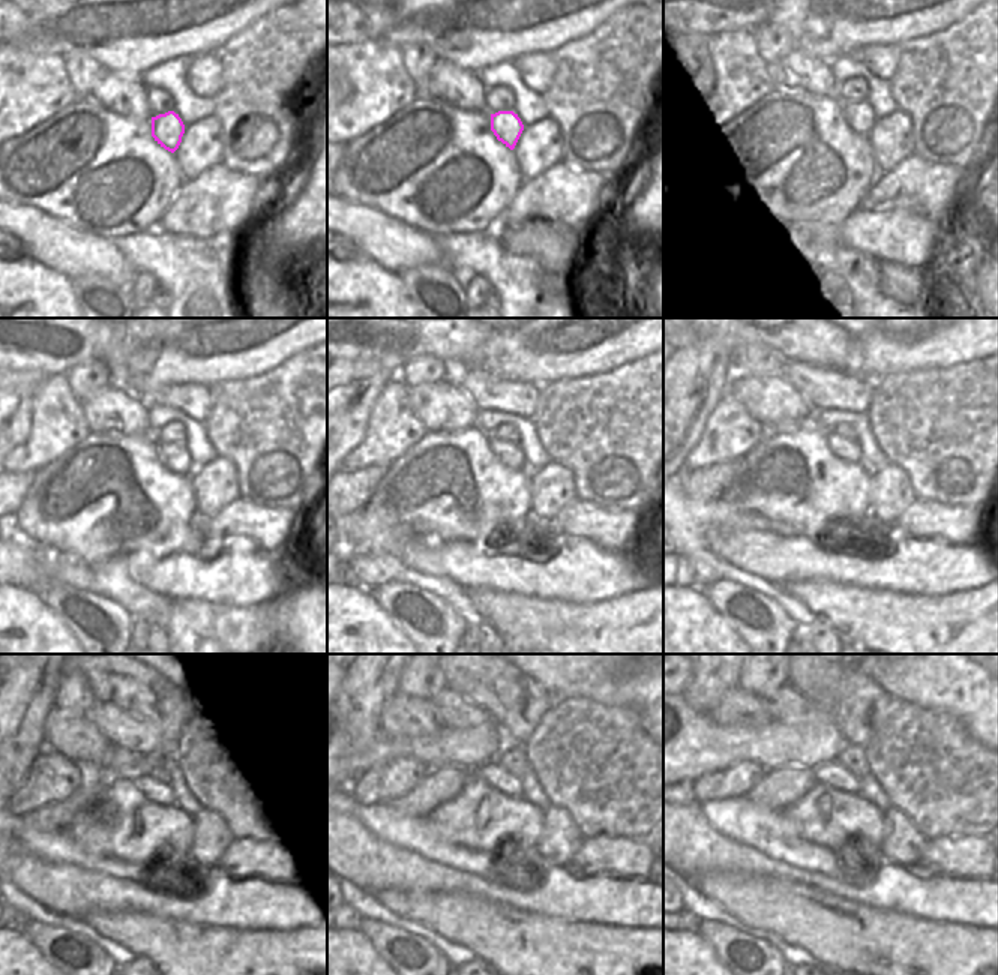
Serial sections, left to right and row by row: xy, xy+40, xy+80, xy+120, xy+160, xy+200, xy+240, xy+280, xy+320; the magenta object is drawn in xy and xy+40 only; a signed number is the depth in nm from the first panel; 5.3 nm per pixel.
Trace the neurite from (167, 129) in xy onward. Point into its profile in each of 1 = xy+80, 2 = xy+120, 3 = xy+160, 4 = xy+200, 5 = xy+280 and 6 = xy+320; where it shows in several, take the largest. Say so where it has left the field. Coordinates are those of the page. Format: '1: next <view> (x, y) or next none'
1: next xy+80 (859, 116)
2: next xy+120 (176, 456)
3: next xy+160 (511, 455)
4: next xy+200 (845, 450)
5: next xy+280 (492, 773)
6: next xy+320 (833, 774)

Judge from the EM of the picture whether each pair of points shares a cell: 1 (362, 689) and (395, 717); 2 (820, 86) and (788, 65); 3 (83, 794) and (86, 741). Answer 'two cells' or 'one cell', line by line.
1: two cells
2: one cell
3: two cells

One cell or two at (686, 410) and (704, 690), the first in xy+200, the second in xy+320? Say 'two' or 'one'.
one

